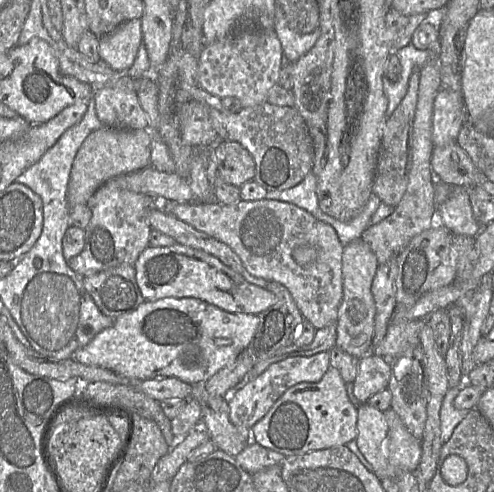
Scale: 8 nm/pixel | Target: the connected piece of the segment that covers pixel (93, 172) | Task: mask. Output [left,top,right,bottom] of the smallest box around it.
[67,126,151,209]

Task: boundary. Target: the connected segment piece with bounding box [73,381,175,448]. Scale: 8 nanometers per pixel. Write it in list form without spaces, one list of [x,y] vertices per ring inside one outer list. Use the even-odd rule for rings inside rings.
[[[90,382],[84,393],[73,400],[94,406],[118,406],[129,409],[135,415],[154,421],[160,428],[167,445],[175,445],[171,420],[164,414],[160,401],[152,399],[134,384]]]

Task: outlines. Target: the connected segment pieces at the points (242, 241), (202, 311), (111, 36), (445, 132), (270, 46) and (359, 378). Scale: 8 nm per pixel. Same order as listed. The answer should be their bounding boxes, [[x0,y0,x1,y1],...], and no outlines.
[[155,198,344,330],[70,297,259,385],[98,19,142,71],[433,87,467,146],[197,29,283,107],[353,353,390,404]]

